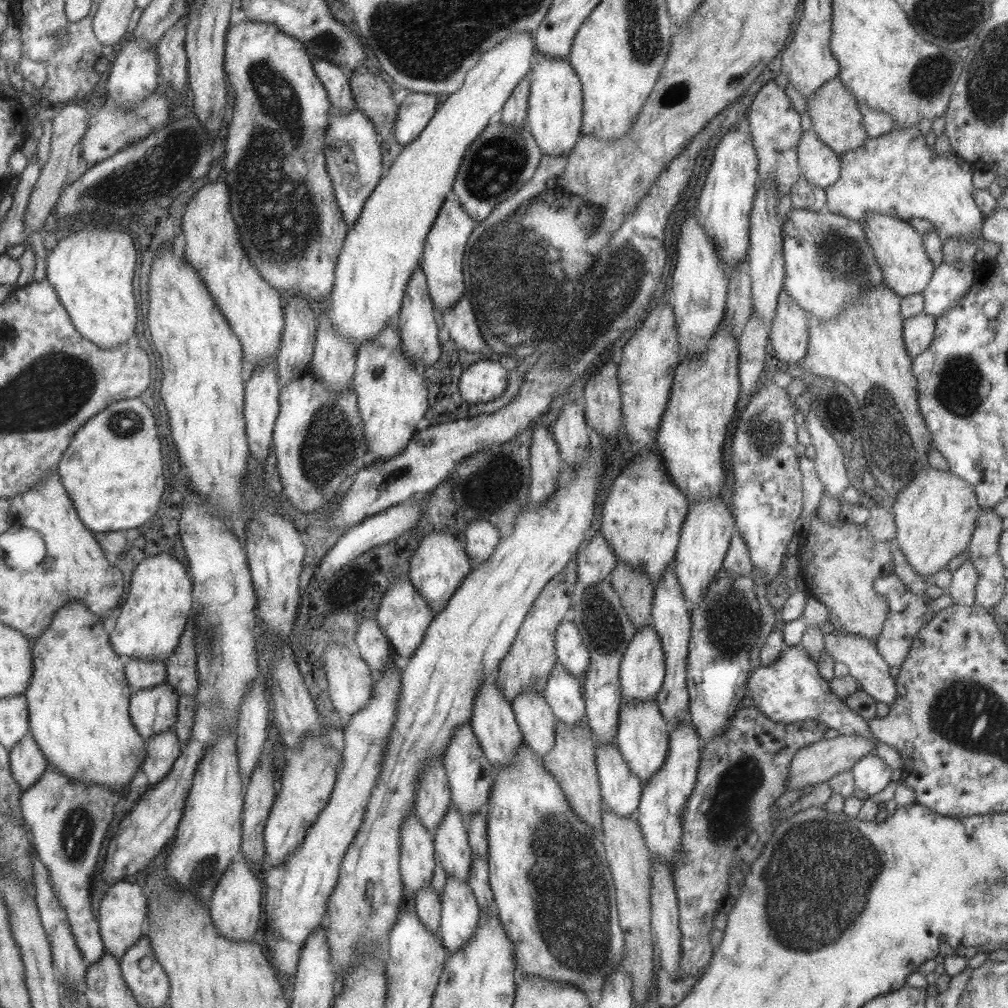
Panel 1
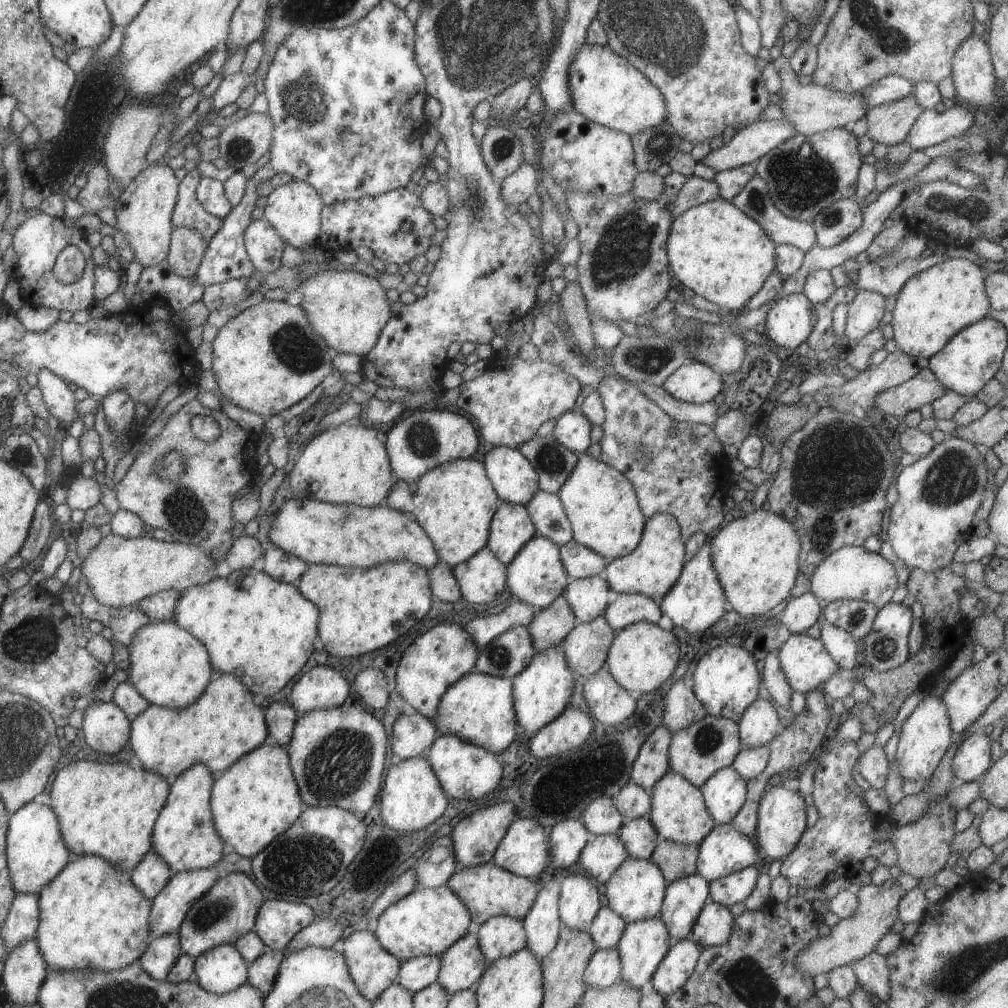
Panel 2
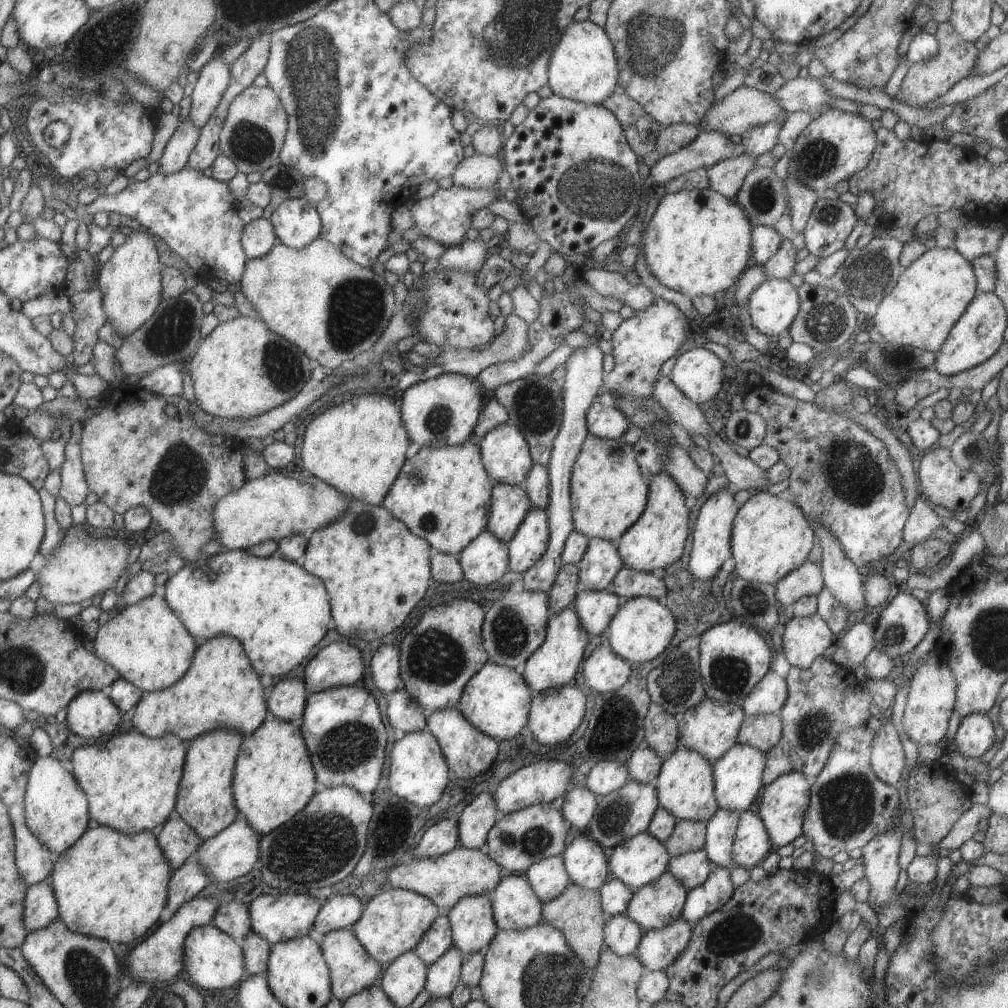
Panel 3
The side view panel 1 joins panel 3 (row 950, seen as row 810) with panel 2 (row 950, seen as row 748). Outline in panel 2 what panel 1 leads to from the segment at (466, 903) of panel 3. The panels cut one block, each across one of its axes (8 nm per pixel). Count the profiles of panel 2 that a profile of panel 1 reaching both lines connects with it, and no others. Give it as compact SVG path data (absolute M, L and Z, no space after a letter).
M466 932L440 954L440 969L436 981L450 996L454 992L474 988L486 965L477 935Z

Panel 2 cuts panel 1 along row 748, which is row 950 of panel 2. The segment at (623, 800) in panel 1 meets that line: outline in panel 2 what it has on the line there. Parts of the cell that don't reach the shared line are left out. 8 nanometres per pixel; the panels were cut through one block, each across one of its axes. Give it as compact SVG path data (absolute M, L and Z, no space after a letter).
M616 947L596 948L583 971L585 986L605 989L621 978L621 961Z

